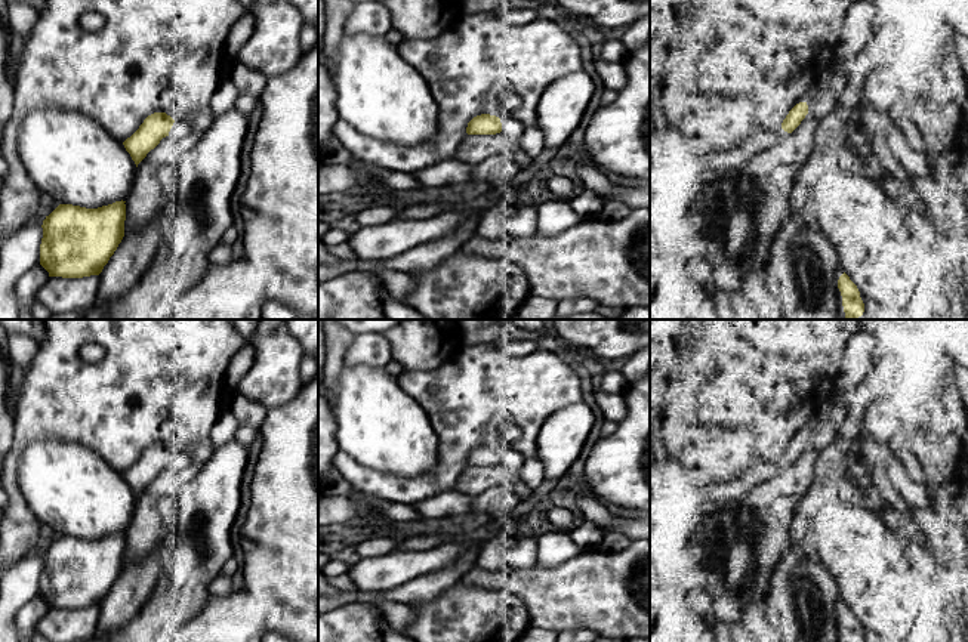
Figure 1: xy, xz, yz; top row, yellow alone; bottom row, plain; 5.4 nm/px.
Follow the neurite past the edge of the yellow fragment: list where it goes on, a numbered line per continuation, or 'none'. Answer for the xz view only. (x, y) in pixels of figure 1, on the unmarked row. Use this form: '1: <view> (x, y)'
1: xz (512, 459)

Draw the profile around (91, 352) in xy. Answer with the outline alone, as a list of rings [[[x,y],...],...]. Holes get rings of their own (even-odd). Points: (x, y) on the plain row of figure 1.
[[[93,343],[86,345],[81,349],[81,359],[84,359],[86,362],[96,362],[104,357],[104,351]]]

